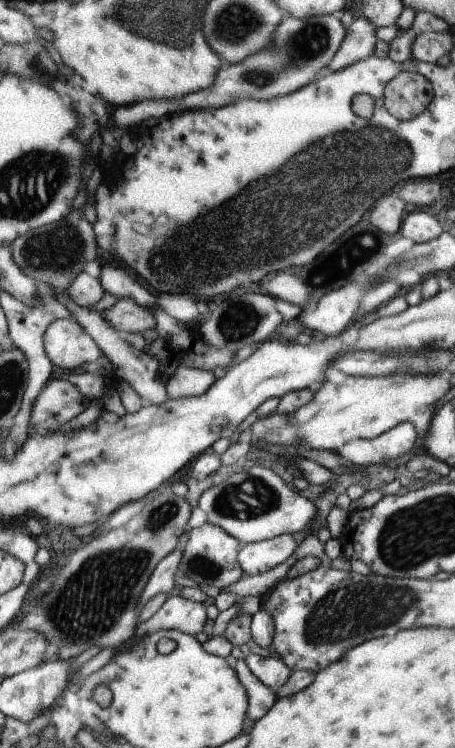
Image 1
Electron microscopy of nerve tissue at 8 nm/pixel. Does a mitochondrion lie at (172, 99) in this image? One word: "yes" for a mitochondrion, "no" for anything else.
no

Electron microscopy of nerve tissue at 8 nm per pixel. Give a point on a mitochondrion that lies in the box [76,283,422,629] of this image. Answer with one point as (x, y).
(251, 498)

